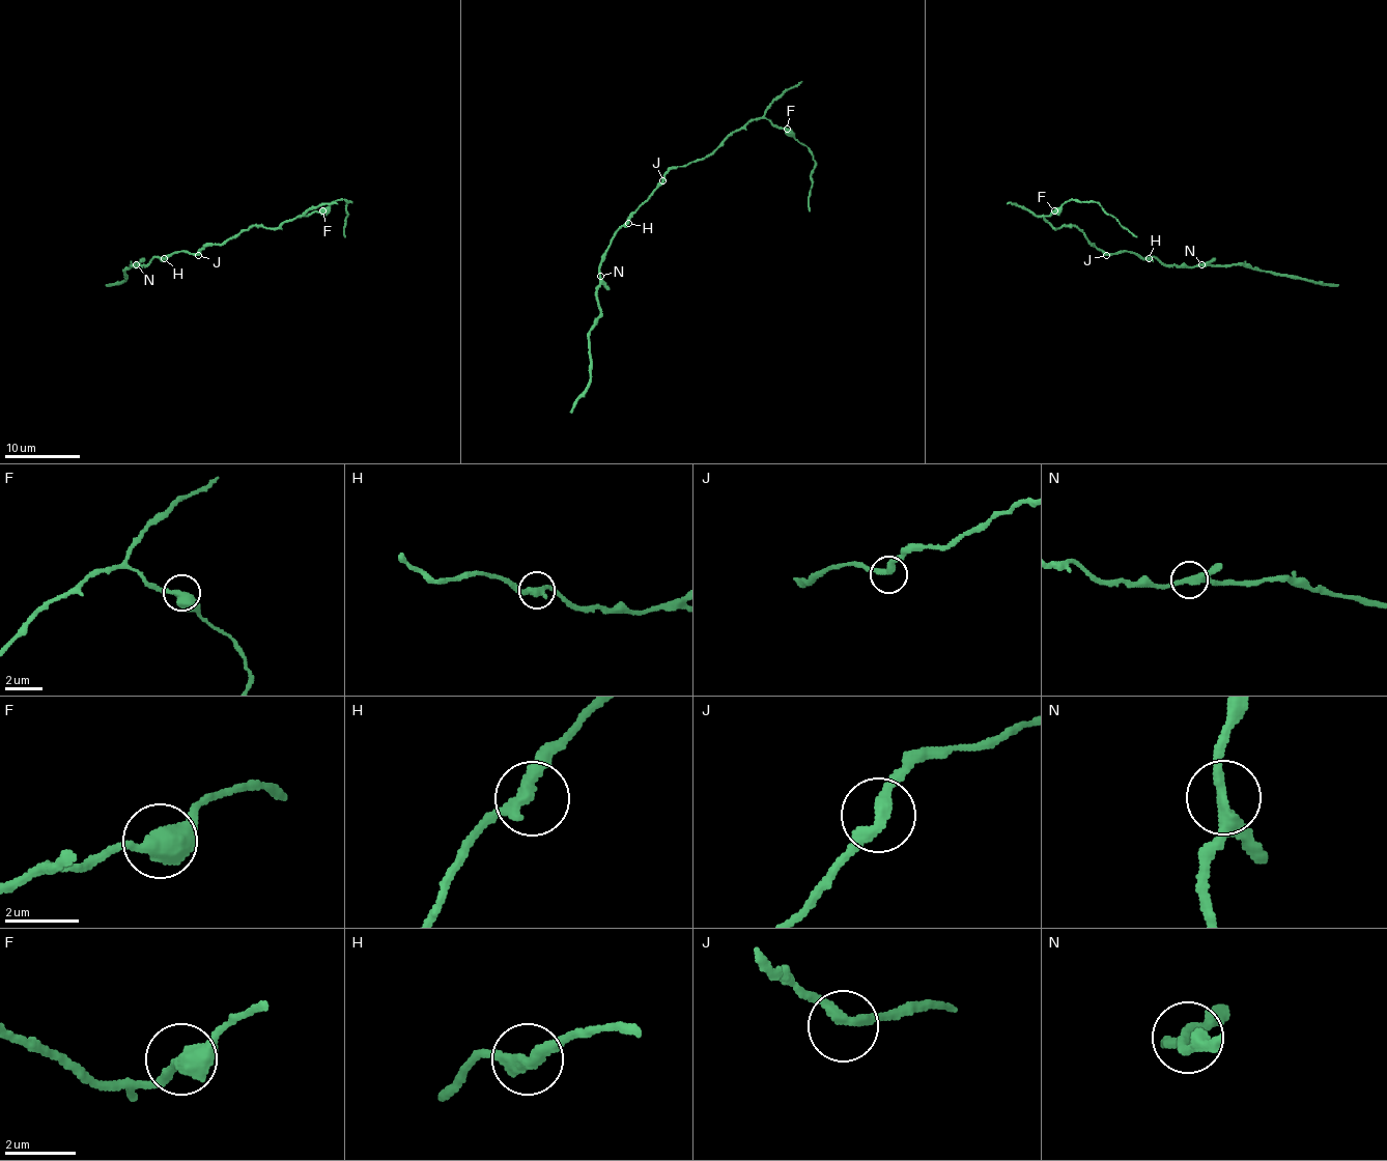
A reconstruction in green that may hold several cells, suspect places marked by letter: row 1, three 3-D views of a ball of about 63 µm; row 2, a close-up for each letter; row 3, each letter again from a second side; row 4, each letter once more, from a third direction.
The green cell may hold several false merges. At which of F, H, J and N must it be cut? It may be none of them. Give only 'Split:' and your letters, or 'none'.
Split: none

